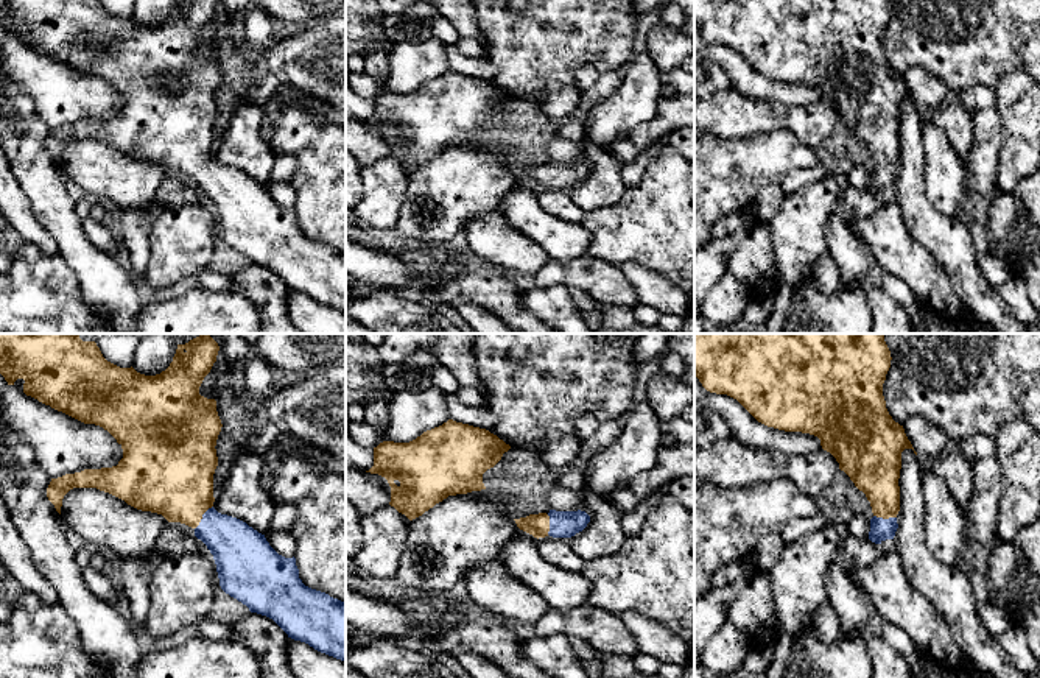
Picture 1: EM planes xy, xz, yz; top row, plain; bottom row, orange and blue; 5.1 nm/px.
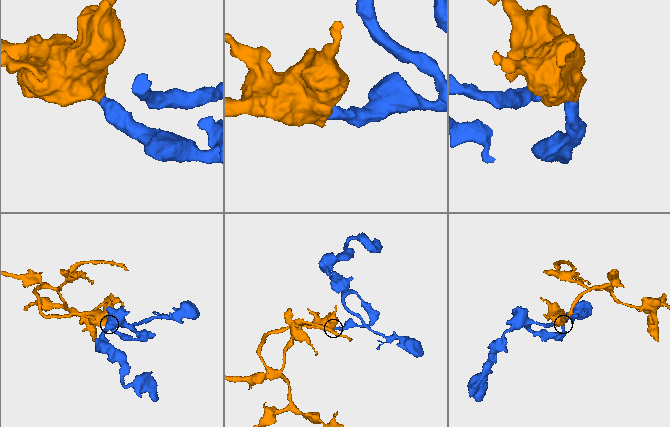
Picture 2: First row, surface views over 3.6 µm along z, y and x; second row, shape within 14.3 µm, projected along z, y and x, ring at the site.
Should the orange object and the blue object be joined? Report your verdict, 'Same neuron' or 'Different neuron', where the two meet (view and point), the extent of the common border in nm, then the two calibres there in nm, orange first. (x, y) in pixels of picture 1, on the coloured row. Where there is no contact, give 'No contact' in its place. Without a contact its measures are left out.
Same neuron. Touches orange at xy (201, 518). Shared border 160 nm. Thickness 400 nm (orange) against 260 nm

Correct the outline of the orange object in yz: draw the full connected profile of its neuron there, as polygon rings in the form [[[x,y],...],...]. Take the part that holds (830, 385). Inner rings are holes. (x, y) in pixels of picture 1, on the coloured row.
[[[694,334],[694,376],[716,394],[736,399],[758,422],[785,432],[802,432],[820,440],[855,486],[870,502],[869,539],[894,539],[900,511],[901,452],[912,449],[903,426],[886,408],[883,383],[891,368],[891,351],[883,334]]]

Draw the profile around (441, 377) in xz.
[[[441,363],[431,368],[431,382],[433,387],[448,394],[455,394],[461,388],[458,379]]]

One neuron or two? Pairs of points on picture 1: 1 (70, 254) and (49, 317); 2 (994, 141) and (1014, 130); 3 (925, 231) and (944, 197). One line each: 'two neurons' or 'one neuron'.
1: two neurons
2: two neurons
3: two neurons

